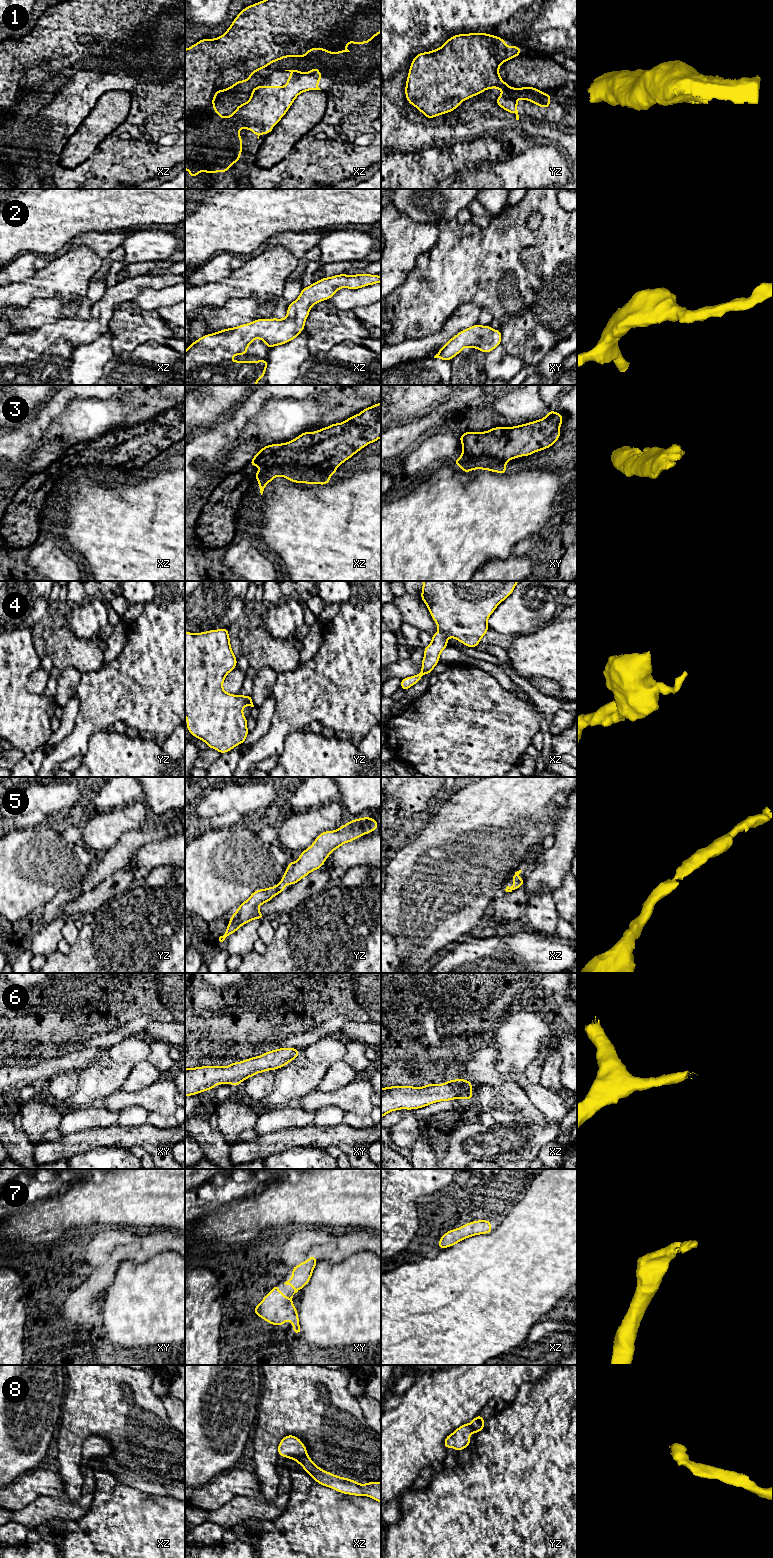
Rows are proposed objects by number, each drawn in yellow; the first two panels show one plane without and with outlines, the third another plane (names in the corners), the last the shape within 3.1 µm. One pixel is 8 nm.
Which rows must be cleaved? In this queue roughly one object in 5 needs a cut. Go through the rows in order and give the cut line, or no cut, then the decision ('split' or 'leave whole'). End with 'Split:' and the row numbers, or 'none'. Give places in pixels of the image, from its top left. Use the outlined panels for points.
1: cut xz (227, 117), (240, 127); split
2: cut none; leave whole
3: cut none; leave whole
4: cut none; leave whole
5: cut none; leave whole
6: cut none; leave whole
7: cut none; leave whole
8: cut xz (307, 1455), (292, 1458); split
Split: 1, 8

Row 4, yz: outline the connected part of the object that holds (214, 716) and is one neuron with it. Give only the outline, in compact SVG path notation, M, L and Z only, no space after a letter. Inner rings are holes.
M227 628L209 630L198 634L185 632L185 717L186 727L192 736L204 741L209 748L224 754L243 744L249 733L247 718L243 715L245 706L254 707L251 695L233 695L223 690L226 675L236 668L237 658L231 645Z

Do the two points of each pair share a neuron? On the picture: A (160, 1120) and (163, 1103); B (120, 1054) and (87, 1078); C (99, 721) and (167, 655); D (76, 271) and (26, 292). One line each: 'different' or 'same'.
A: different
B: different
C: same
D: same

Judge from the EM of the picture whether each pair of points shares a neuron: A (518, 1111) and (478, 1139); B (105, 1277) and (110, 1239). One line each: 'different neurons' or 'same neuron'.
A: different neurons
B: different neurons

